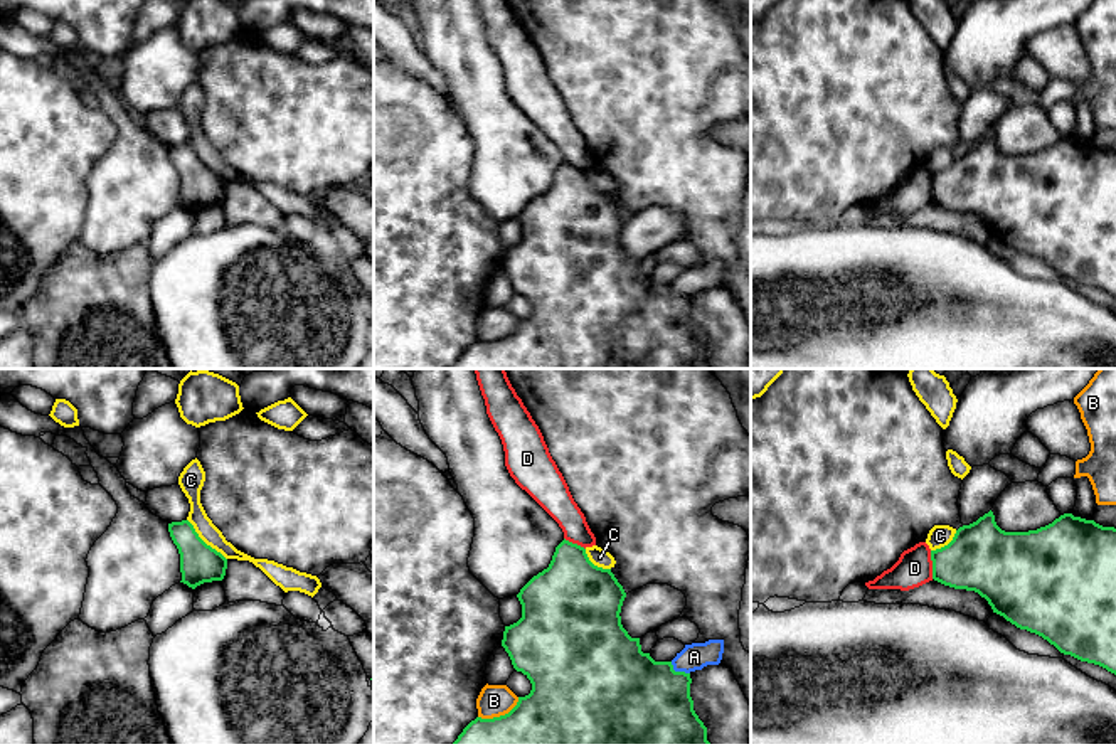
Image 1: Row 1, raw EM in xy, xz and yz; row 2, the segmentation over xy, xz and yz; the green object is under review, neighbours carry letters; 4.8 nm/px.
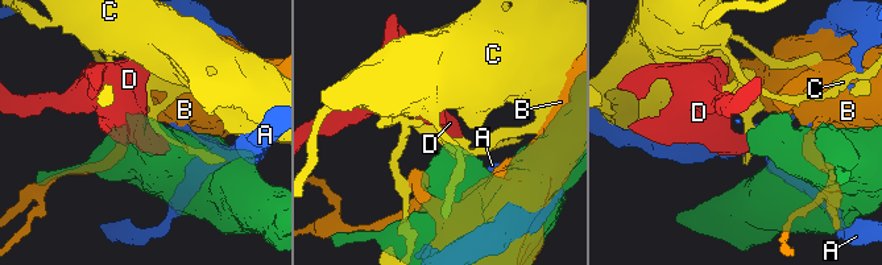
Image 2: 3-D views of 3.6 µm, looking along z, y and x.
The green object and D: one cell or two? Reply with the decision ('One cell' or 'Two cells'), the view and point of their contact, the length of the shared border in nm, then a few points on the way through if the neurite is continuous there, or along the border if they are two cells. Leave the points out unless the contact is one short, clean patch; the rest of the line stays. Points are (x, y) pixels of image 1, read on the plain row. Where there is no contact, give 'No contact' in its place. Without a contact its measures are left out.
Two cells. Touches green at yz (933, 187). Shared border 140 nm. Boundary: yz (930, 174), (933, 201)

